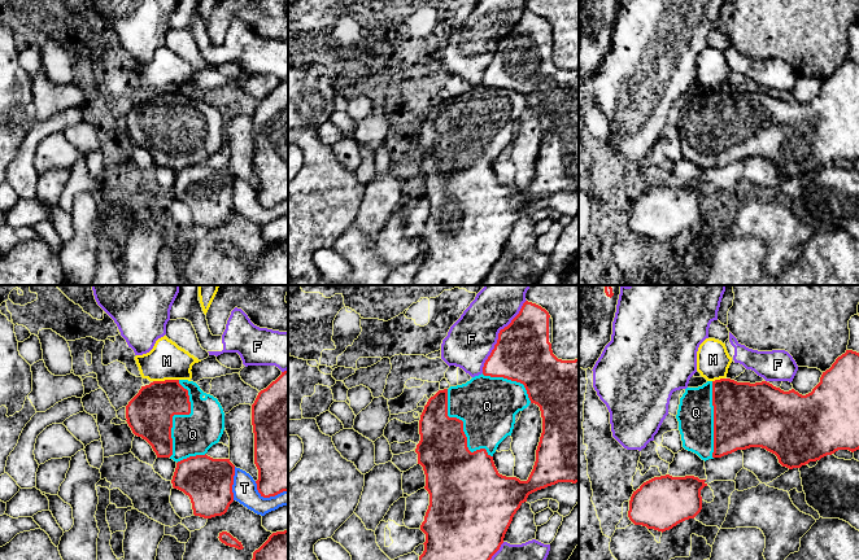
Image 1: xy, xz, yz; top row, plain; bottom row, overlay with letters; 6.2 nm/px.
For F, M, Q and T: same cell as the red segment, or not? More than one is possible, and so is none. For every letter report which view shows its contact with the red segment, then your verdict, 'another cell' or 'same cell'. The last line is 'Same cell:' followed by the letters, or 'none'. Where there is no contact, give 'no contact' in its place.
F: xz | another cell
M: xy | another cell
Q: xz | same cell
T: xy | another cell
Same cell: Q

